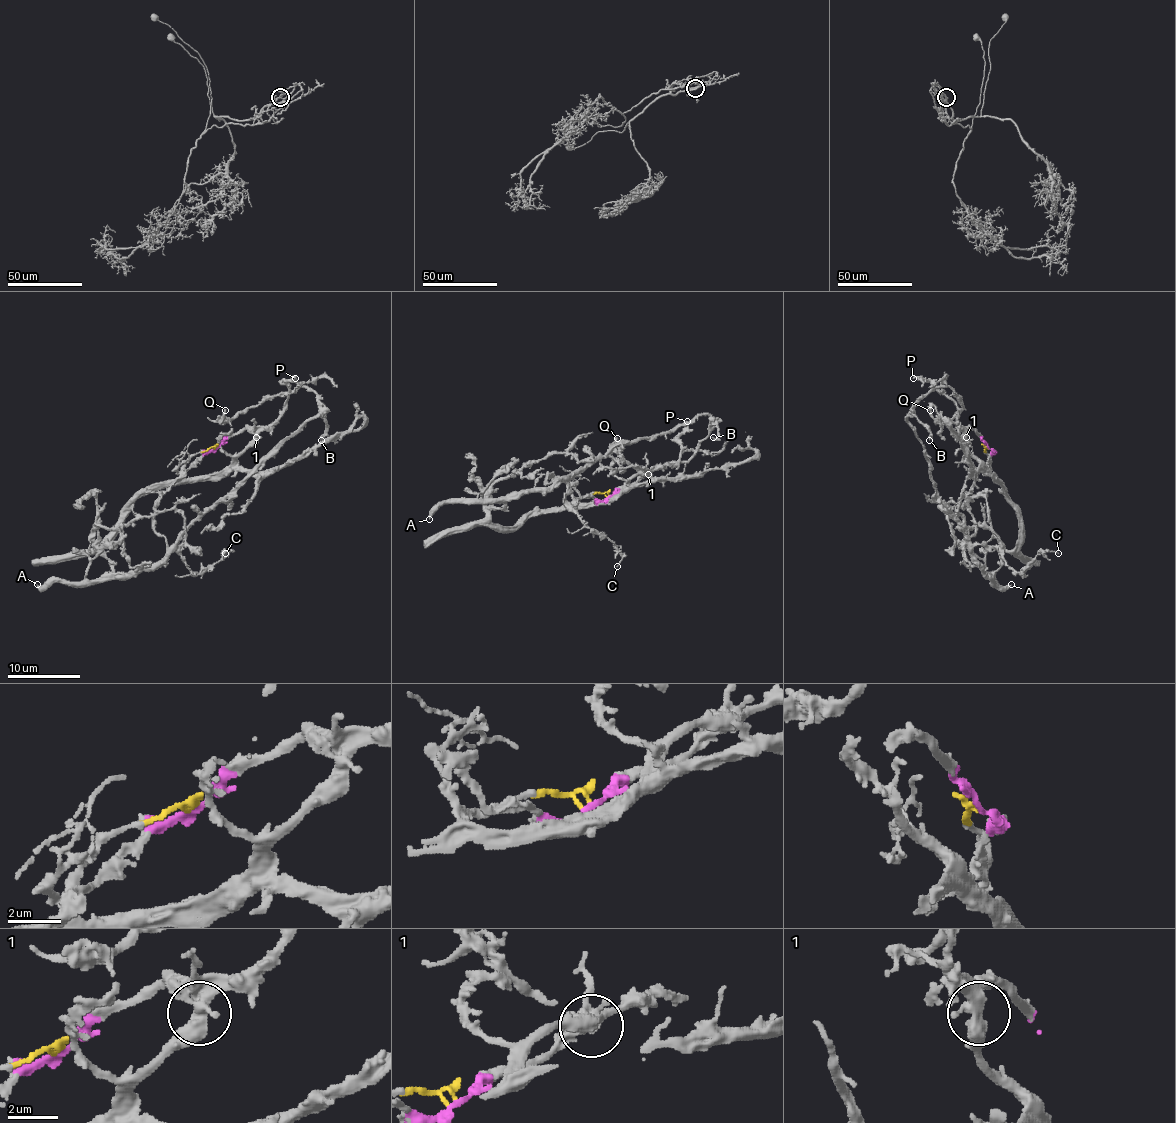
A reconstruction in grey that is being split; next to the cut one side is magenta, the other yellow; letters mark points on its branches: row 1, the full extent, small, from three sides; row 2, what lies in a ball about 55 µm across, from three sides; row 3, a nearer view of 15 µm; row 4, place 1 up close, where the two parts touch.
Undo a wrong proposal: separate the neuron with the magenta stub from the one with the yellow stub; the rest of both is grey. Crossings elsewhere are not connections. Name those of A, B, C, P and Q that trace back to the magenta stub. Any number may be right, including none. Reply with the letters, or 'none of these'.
A, B, C, Q

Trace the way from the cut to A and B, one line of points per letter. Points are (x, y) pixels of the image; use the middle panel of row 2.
A: (608, 496), (582, 498), (573, 485), (546, 478), (548, 483), (559, 478), (546, 489), (444, 501), (430, 519)
B: (608, 496), (582, 498), (546, 478), (577, 474), (617, 445), (706, 416), (713, 438)

